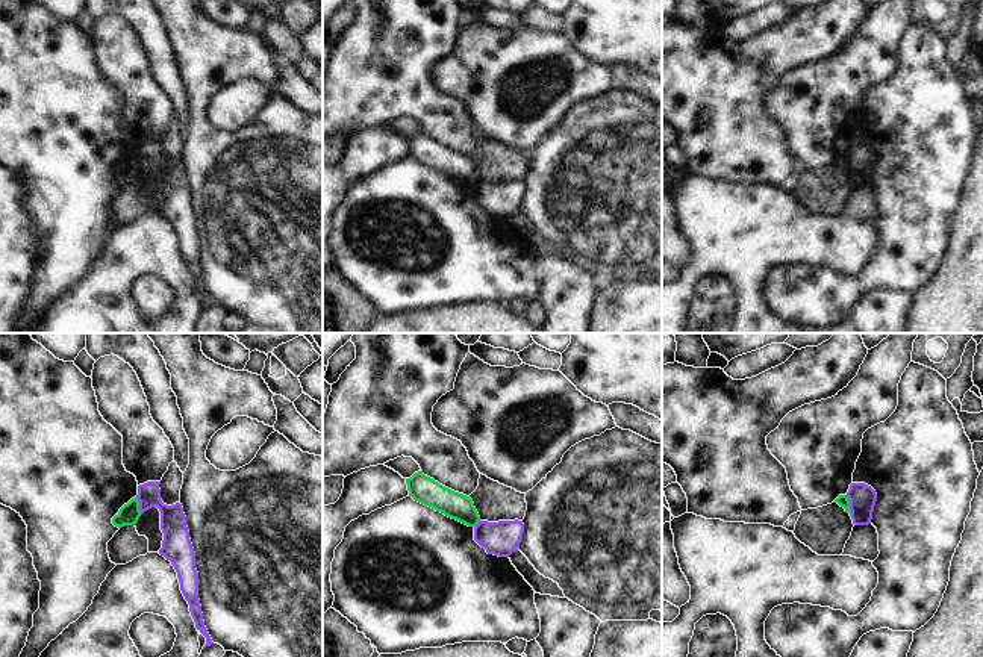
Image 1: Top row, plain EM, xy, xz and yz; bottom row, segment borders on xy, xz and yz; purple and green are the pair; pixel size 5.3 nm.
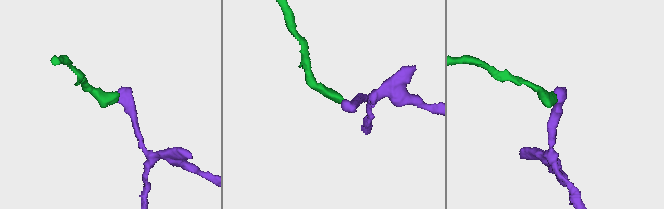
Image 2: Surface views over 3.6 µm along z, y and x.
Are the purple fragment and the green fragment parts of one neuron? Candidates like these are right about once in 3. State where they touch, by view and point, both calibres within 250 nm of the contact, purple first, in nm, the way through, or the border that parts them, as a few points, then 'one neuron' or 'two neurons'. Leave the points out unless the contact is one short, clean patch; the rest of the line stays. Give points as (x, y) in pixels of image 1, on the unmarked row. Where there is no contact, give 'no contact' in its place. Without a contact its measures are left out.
contact yz (850, 167); calibres 140 and 60 nm; border yz (845, 156), (851, 176); two neurons

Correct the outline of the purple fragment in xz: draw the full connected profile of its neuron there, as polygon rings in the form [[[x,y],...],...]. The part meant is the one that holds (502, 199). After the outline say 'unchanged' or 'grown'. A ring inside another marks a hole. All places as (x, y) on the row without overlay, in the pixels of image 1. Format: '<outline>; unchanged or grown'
[[[479,182],[474,188],[474,201],[486,210],[488,215],[509,218],[520,209],[523,201],[523,182]]]; unchanged

